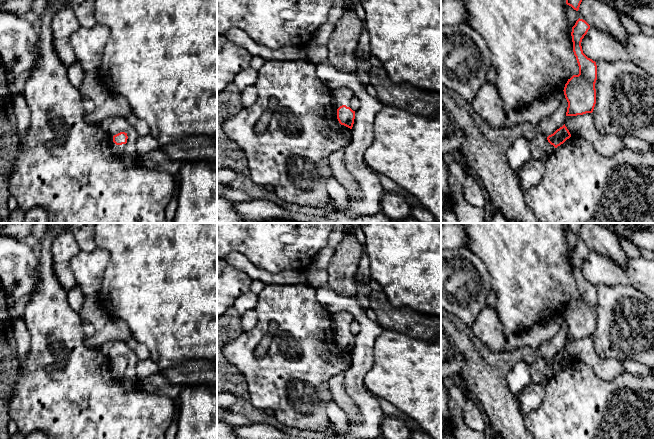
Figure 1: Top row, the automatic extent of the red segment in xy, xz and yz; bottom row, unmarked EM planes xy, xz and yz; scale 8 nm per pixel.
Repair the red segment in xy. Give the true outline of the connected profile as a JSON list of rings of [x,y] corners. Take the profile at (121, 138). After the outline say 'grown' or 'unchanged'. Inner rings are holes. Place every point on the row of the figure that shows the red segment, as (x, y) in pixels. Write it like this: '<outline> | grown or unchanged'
[[[125,132],[110,136],[110,144],[115,155],[120,156],[125,151],[127,139],[128,136]]] | grown

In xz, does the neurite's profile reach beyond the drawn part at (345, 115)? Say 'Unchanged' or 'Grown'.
Grown

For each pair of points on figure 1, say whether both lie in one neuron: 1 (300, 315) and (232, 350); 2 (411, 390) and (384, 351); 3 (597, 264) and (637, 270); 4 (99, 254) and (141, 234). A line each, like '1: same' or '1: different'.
1: same
2: same
3: same
4: different

